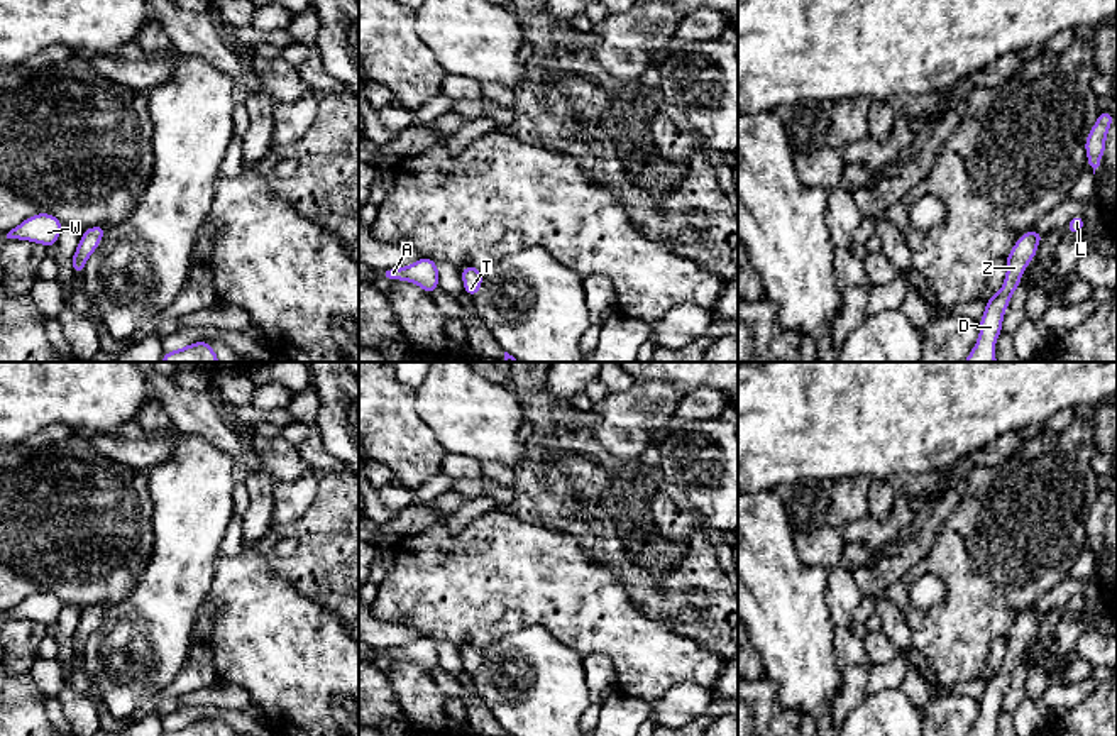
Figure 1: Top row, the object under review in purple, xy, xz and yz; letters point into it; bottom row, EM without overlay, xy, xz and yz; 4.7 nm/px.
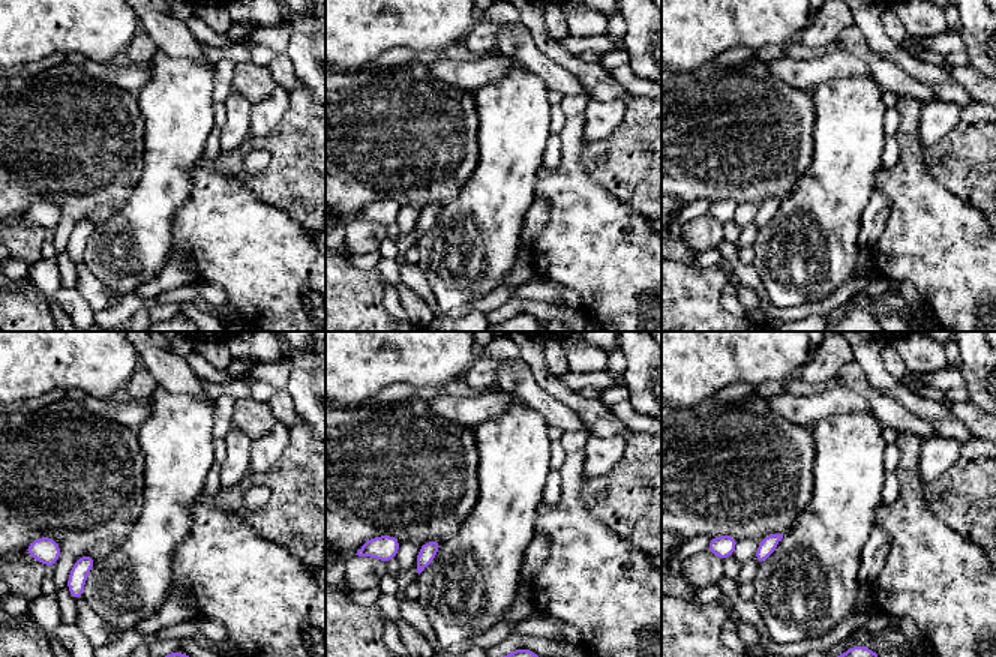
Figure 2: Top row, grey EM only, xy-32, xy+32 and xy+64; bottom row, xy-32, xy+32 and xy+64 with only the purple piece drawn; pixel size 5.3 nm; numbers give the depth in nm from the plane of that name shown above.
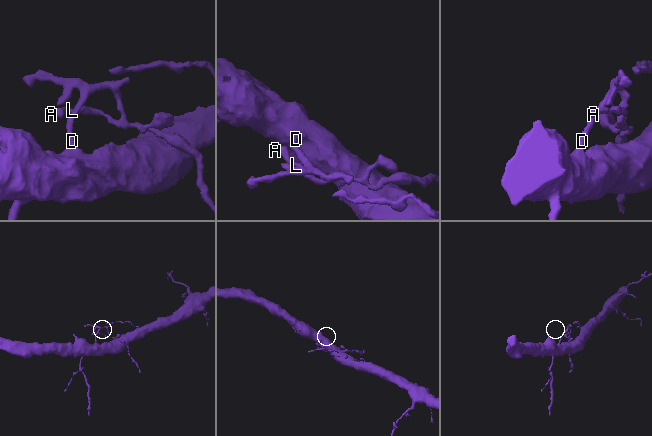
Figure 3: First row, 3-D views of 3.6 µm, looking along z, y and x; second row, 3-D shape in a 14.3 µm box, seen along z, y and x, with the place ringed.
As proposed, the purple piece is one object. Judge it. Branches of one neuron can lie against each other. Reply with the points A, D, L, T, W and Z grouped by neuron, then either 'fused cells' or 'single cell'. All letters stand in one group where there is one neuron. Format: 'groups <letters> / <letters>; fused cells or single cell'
groups A D L T W Z; single cell

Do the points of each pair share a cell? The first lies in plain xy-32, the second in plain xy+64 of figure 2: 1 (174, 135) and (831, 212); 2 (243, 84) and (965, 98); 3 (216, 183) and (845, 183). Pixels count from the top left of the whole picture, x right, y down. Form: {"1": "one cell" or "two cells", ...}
{"1": "one cell", "2": "one cell", "3": "two cells"}

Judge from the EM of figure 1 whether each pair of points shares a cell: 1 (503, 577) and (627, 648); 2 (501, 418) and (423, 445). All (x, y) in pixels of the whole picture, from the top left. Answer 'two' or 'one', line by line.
1: one
2: two

